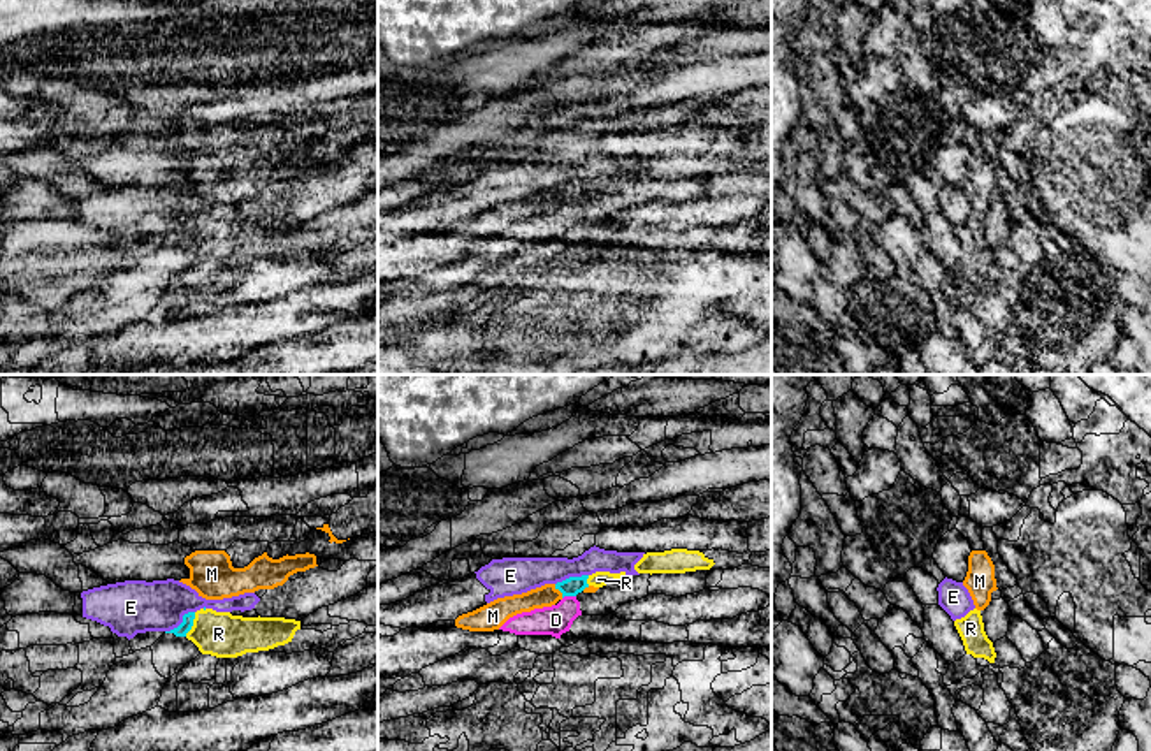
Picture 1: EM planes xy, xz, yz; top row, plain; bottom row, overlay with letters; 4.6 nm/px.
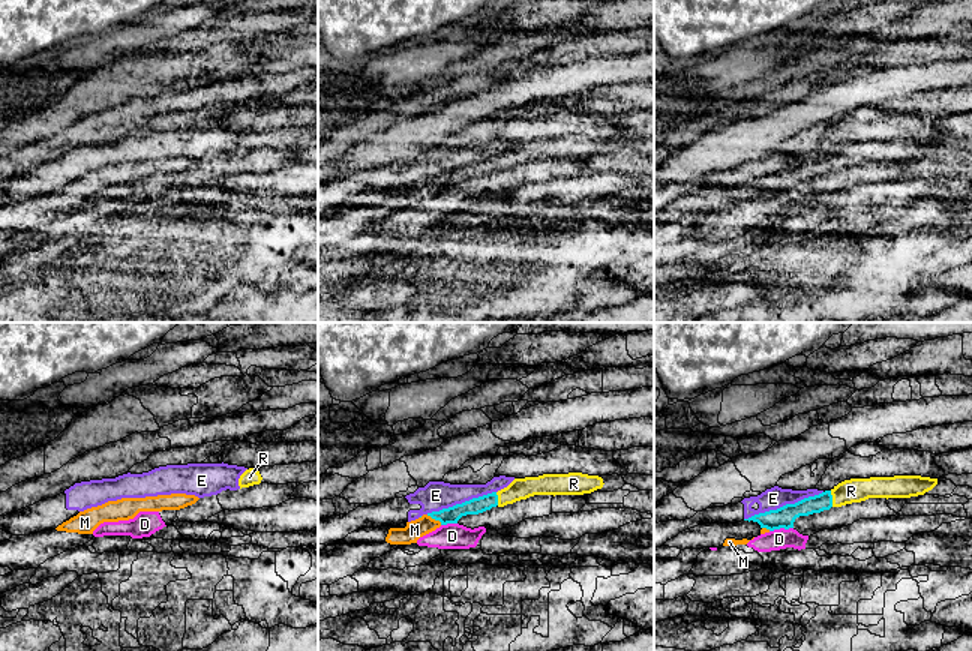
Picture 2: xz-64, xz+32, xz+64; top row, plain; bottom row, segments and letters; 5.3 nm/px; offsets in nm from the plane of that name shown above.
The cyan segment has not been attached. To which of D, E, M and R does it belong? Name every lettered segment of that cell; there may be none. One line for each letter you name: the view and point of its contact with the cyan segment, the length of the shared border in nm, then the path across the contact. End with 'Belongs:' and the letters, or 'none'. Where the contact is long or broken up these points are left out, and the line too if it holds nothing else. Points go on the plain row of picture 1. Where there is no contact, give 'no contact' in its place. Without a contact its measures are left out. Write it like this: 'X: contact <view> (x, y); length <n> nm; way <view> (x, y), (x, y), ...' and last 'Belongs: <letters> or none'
R: contact xy (192, 231); length 120 nm; way xy (185, 233), (192, 231), (218, 240)
Belongs: R

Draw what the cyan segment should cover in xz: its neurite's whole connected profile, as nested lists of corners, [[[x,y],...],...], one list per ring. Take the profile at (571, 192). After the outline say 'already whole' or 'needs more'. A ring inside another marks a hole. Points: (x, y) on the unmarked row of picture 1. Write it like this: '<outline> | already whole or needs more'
[[[596,178],[592,181],[582,181],[582,183],[569,183],[562,188],[555,190],[555,195],[559,195],[564,202],[576,202],[582,199],[585,193],[594,192],[594,193],[603,193],[610,188],[620,186],[626,181],[626,178],[620,179],[610,179],[610,178]]] | needs more

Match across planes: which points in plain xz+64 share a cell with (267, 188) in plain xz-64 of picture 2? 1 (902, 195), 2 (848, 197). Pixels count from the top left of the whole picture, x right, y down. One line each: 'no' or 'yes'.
1: yes
2: yes

